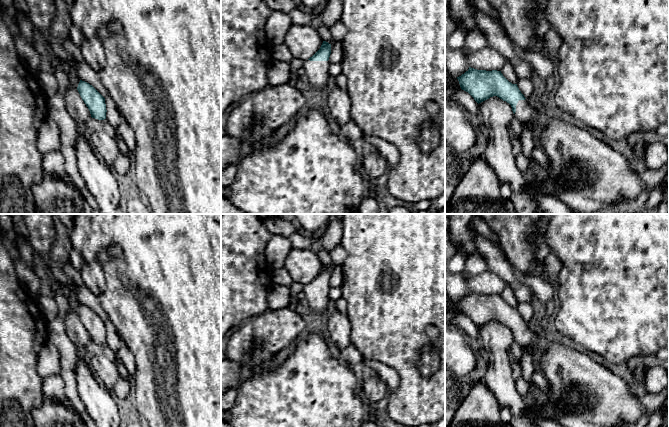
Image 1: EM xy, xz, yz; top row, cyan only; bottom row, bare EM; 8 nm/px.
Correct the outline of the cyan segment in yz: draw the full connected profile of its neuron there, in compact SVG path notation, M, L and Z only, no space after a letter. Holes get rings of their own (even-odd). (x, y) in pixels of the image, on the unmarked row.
M469 291L457 303L461 313L468 316L478 328L497 320L511 329L514 341L522 348L531 350L536 347L540 335L531 331L517 308L509 306L501 295L477 294Z

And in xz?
M323 265L320 273L312 281L303 286L308 307L315 314L328 314L333 308L333 303L329 298L331 290L331 286L329 285L330 278L331 268Z

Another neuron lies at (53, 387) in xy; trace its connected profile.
M60 376L43 378L42 390L45 400L56 399L67 407L72 408L82 419L83 417L75 410L65 394L65 383Z

